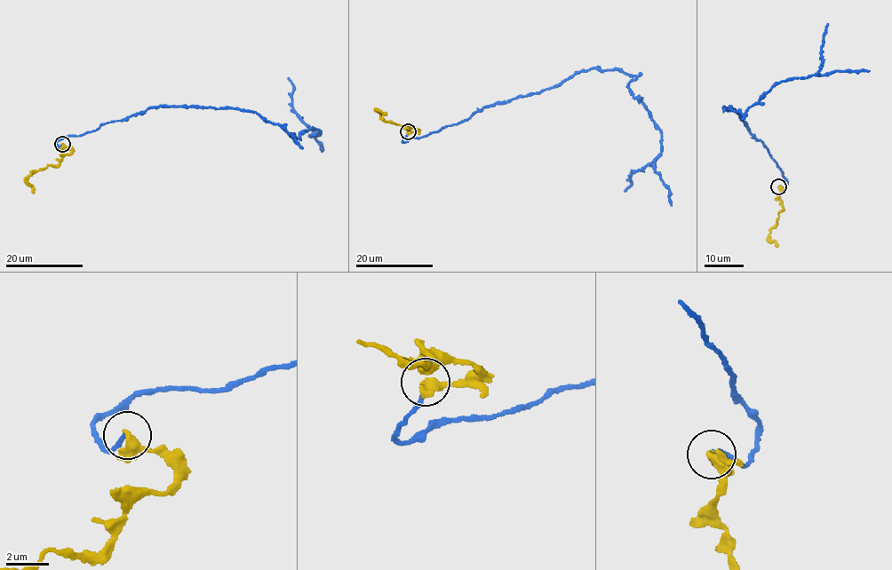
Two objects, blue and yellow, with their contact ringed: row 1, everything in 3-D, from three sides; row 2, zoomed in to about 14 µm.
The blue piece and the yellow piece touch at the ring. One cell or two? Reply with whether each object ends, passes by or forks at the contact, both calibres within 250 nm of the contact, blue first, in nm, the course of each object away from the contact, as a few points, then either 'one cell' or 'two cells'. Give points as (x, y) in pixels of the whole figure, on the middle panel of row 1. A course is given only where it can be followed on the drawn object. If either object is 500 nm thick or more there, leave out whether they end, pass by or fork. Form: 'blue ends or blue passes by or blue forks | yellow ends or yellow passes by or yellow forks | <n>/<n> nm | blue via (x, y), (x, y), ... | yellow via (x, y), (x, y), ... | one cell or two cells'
blue ends | yellow passes by | 180/360 nm | blue via (408, 131), (402, 141), (575, 74), (618, 69), (634, 76), (631, 92), (661, 134), (660, 154), (624, 191) | yellow via (408, 131), (418, 130), (384, 121), (377, 110), (386, 114) | one cell

